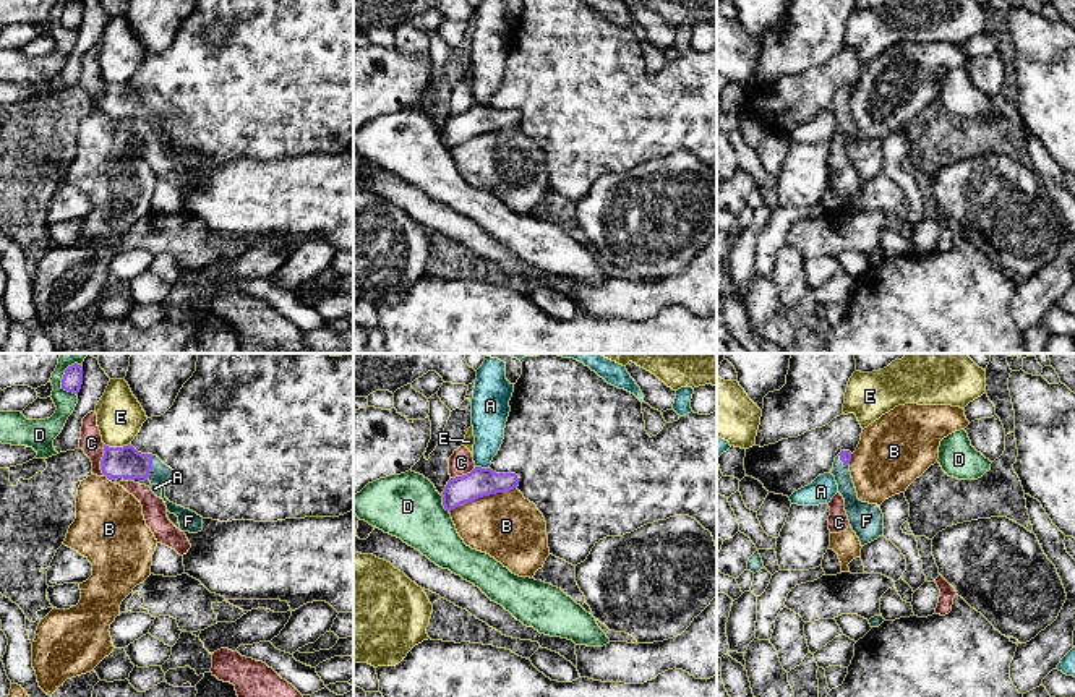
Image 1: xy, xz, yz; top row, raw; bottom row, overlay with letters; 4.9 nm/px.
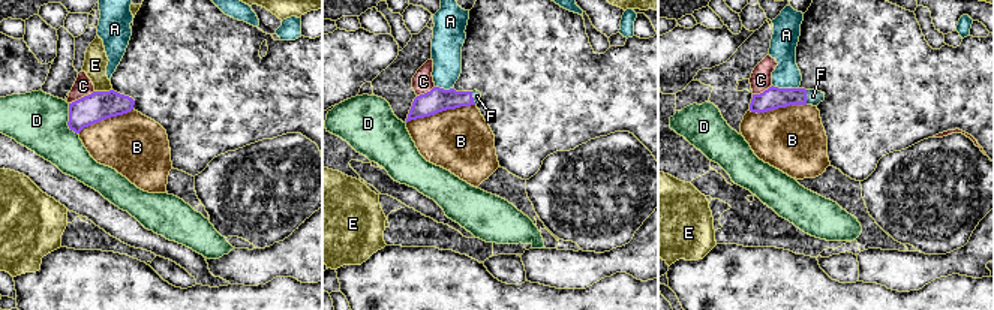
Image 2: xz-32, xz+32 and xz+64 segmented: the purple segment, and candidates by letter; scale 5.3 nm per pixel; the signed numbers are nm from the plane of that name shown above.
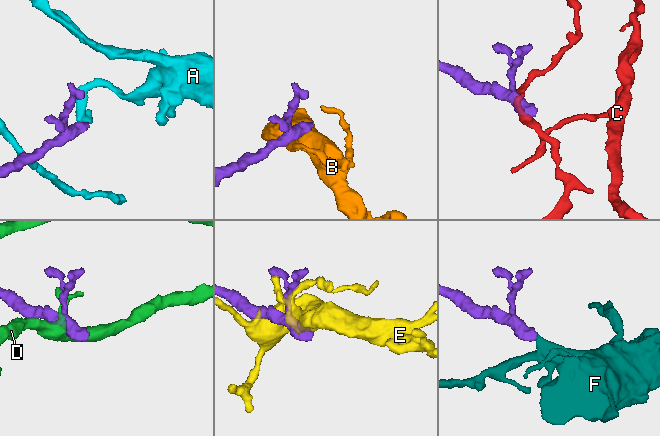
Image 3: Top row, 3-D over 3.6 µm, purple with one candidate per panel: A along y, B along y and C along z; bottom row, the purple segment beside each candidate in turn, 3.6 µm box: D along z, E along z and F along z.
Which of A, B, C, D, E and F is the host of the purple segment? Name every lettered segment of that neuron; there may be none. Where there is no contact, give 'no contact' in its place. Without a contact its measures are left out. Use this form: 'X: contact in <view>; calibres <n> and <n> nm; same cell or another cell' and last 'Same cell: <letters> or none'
A: contact in xz; calibres 140 and 180 nm; another cell
B: contact in xz; calibres 140 and 340 nm; another cell
C: contact in xy; calibres 160 and 110 nm; another cell
D: contact in xz; calibres 140 and 320 nm; another cell
E: contact in xy; calibres 160 and 220 nm; another cell
F: contact in xy; calibres 160 and 110 nm; same cell
Same cell: F

